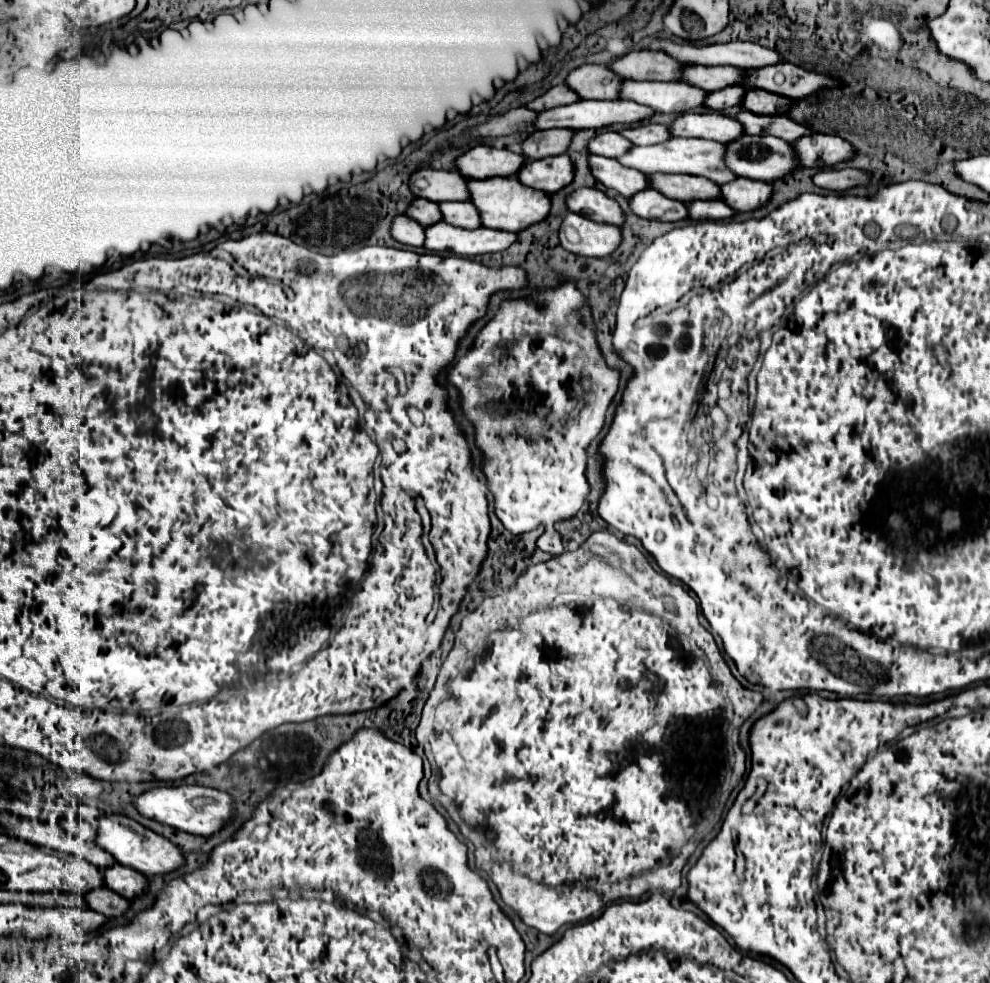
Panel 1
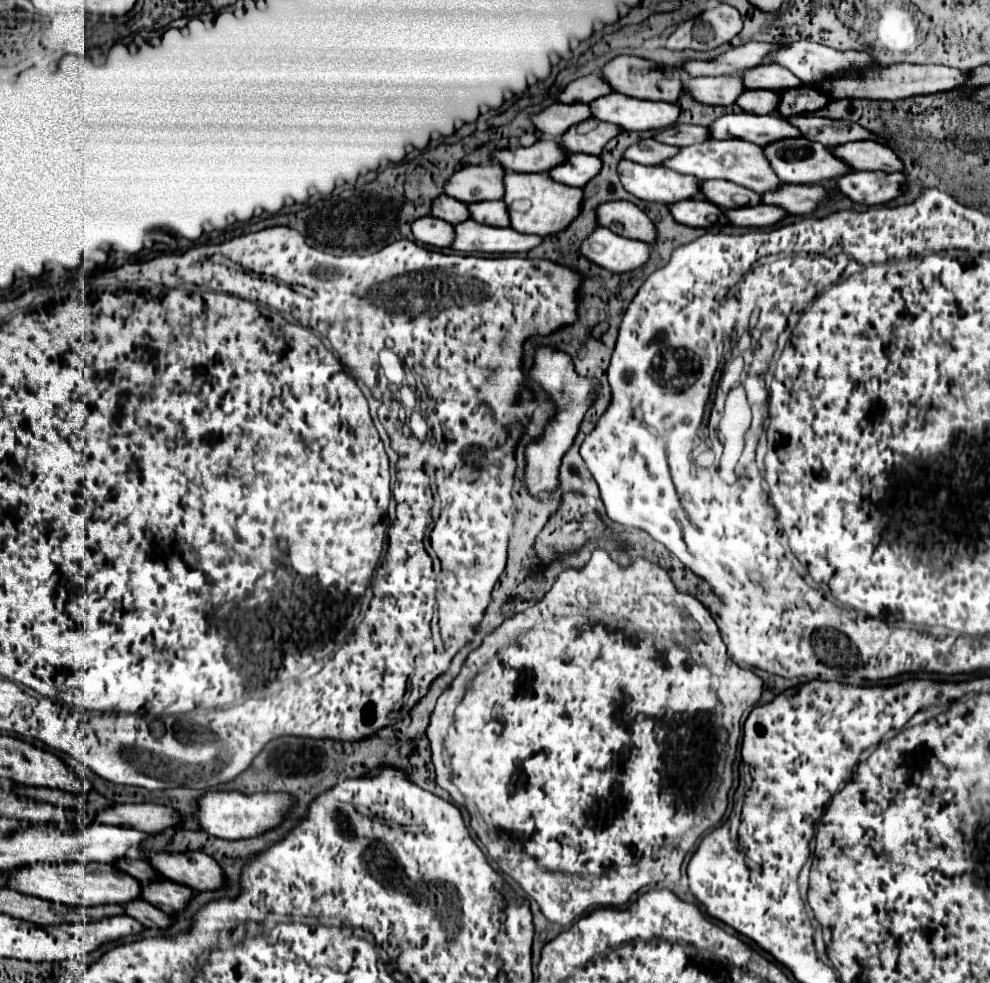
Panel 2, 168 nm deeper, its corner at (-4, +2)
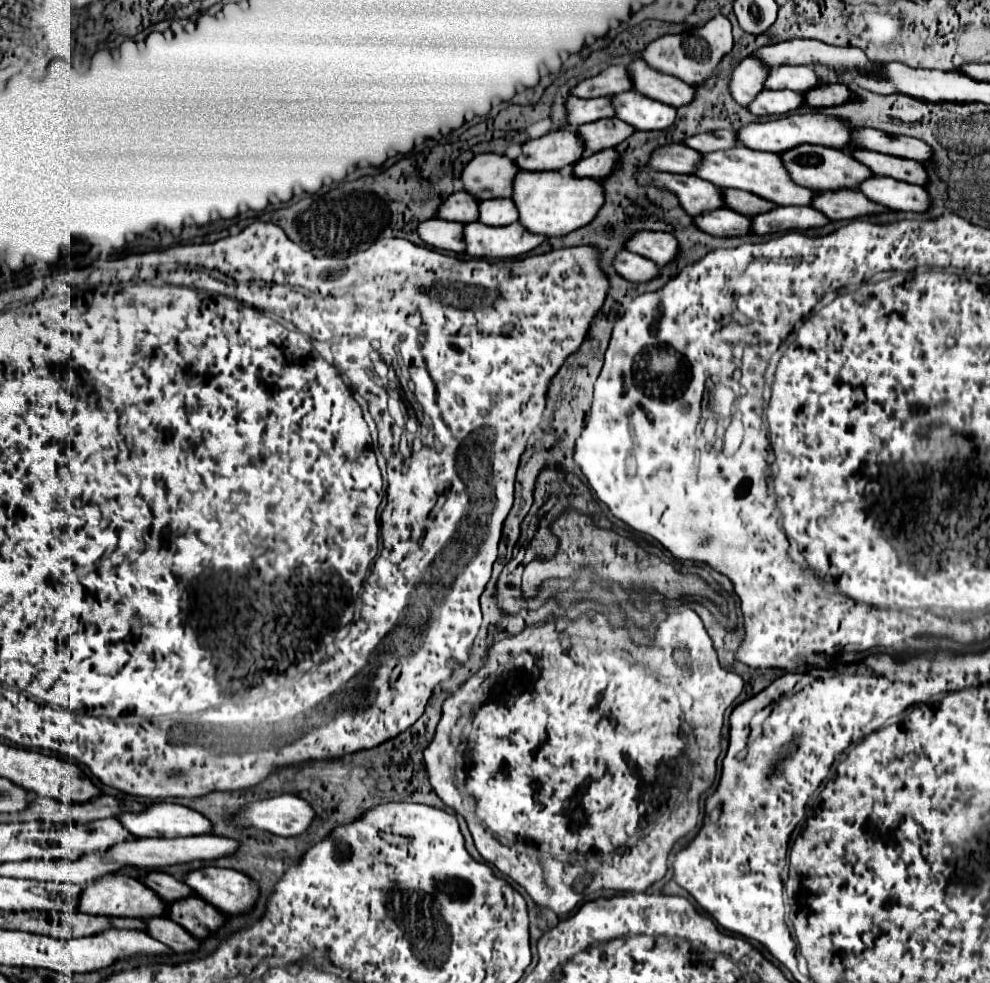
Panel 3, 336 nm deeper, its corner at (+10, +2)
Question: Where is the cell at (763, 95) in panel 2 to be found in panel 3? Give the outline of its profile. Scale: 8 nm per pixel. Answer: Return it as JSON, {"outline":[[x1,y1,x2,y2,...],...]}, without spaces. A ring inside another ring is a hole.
{"outline":[[763,90,759,98,755,98,753,104,749,104,749,110,757,116,767,116,767,114,781,116,799,110,803,106,805,106,805,94,793,90]]}

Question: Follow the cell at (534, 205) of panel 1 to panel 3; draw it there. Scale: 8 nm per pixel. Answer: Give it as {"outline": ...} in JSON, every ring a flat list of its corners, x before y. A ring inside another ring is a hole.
{"outline":[[571,168,559,172,527,172,521,170,513,182,513,200,519,210,519,222,533,232,551,236,565,236,571,230,577,230,597,216,605,204,605,188,599,180,593,178,575,178]]}

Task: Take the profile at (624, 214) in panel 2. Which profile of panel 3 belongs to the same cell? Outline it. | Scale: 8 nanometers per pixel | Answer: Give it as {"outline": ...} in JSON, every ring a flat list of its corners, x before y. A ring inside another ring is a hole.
{"outline":[[637,232,637,236,627,242,629,252,645,256,659,266,673,262,679,256,677,248,677,238,669,232]]}

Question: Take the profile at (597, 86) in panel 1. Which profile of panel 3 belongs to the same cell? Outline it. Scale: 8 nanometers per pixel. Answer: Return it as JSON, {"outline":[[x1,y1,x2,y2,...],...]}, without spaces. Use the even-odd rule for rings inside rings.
{"outline":[[633,60,627,68,635,82,635,90,653,100,659,100,659,102,675,106,675,108,685,106,695,100,693,86,685,84,683,80,679,80,675,76,667,76,667,74,661,74,661,72,649,68,643,60]]}

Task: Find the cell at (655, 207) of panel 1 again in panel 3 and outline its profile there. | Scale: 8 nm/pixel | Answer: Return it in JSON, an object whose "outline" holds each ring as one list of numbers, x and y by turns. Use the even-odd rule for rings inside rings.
{"outline":[[721,208,721,210,713,210,709,214,701,214,695,218,697,226,701,230,705,230,711,236,745,236,745,234,753,234,751,230,751,218,745,214,739,214,731,208]]}

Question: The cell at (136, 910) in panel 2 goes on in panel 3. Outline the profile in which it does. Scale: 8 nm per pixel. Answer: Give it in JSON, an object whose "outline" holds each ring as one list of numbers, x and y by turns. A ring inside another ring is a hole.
{"outline":[[151,918,145,922,147,934,175,952,197,952,201,948,201,940,193,938,183,926,177,926,177,922,171,922,169,918]]}

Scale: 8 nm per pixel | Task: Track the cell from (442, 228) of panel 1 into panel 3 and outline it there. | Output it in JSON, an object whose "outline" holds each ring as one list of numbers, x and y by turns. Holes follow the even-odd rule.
{"outline":[[471,222,465,224,465,240,467,254,473,258,517,258,535,250,547,238,531,234,521,226,521,222,497,228]]}

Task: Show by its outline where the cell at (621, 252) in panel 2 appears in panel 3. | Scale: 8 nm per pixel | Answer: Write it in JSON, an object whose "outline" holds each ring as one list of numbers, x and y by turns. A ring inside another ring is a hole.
{"outline":[[623,250,617,254,615,258,615,270,629,282,641,284,641,282,649,282,655,280,657,276,661,276,659,266,643,256,637,256,629,250]]}

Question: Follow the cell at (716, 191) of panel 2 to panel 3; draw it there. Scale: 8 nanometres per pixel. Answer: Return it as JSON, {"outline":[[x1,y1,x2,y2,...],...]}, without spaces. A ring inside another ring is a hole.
{"outline":[[725,190,725,202,727,202,727,208,741,212,745,216,757,216,777,208,773,202,745,190]]}

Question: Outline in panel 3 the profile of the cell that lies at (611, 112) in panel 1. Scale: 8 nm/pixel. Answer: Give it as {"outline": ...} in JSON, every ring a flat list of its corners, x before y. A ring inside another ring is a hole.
{"outline":[[635,90,613,96,617,104,617,118,631,124,637,130,663,130,675,122,677,108,659,100,651,100]]}

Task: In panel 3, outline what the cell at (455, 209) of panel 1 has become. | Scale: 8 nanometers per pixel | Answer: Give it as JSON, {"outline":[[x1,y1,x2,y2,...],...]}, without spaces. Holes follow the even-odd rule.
{"outline":[[493,198,479,202,479,222,487,226,507,226,519,218,517,206,509,198]]}

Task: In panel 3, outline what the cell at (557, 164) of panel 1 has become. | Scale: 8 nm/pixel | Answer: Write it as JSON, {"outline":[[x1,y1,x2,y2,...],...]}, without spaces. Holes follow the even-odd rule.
{"outline":[[615,148,601,150,597,154,581,158,581,162,577,162,573,166,573,174,579,178,589,176,589,178,601,180,601,178,607,178,609,174,613,174,613,170,619,166,619,162,621,162,621,154]]}

